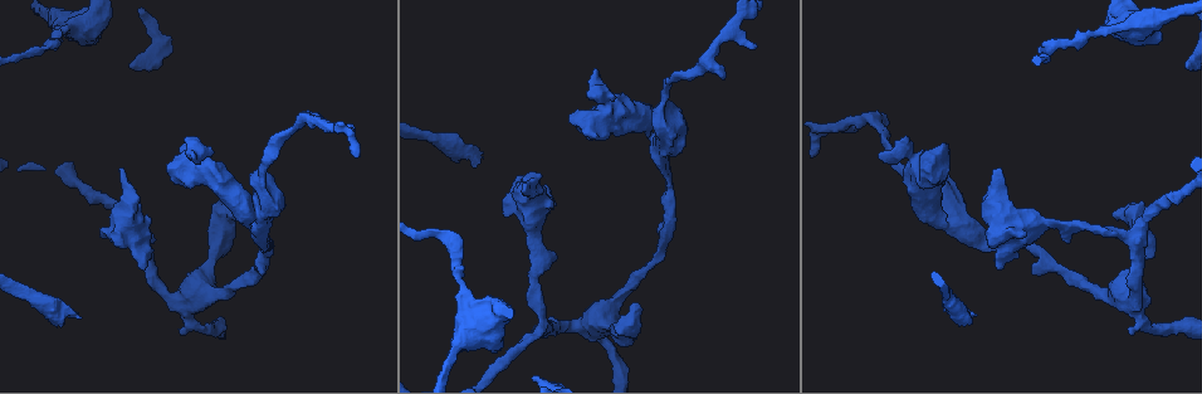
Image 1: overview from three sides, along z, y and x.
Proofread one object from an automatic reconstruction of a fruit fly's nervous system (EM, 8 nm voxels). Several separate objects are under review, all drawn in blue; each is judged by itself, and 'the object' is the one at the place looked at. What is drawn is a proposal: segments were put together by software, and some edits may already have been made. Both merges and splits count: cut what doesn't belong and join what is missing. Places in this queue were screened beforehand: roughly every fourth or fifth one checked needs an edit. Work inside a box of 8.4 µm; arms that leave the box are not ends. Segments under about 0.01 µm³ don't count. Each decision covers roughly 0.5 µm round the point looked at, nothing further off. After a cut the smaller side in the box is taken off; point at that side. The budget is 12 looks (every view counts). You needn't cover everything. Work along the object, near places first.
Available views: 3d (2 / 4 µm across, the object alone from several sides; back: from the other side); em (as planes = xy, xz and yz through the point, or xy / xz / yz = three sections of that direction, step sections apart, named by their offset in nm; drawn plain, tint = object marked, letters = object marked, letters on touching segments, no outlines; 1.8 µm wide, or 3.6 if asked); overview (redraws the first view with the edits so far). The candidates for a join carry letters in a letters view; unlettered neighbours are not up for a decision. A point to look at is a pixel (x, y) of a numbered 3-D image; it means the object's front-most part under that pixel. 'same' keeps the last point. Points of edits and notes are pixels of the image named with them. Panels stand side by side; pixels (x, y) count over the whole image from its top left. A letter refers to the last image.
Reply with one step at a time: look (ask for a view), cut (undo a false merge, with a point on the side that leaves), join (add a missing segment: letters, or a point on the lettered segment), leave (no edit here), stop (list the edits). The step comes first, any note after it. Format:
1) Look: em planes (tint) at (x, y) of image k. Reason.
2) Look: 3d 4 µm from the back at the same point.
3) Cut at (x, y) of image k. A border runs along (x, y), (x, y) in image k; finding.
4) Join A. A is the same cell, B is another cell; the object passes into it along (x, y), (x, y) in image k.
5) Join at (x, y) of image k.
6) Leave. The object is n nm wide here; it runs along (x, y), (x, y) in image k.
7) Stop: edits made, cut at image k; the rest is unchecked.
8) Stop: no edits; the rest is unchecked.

Look: em planes (letters) at (428, 235) of image 1. Narrows sharply.

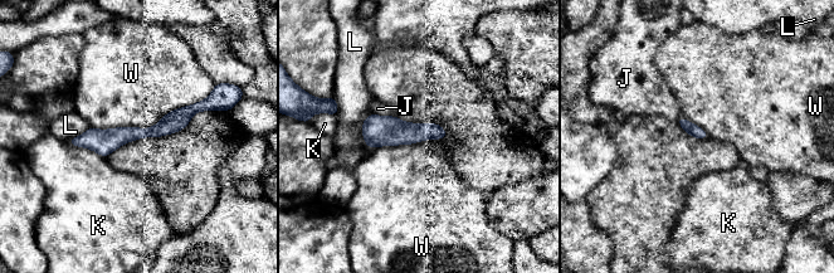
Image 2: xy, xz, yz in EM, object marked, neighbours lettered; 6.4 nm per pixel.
Leave. J, K, L and W are other cells; a border runs along (213, 89), (149, 127), (89, 127) in image 2; all the same neuron.

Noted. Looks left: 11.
Look: em 3.6 µm xz step 8 (tint) at (944, 146) of image 1. Free end.

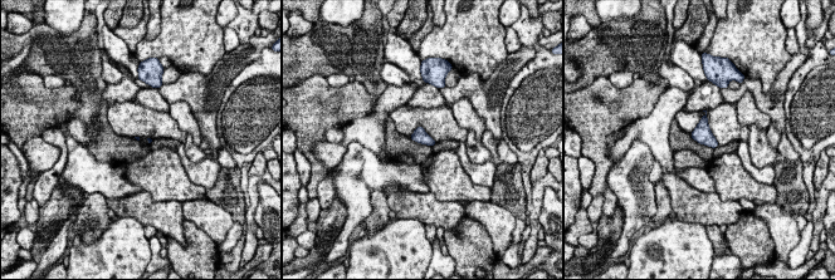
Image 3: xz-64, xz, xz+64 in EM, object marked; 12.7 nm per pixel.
Look: em 3.6 µm planes (letters) at the same point. Cut it another way.

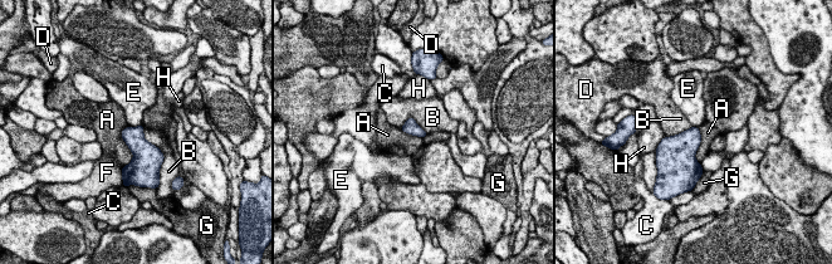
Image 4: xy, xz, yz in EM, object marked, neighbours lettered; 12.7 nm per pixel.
Leave. A, B, C, D, E, F, G and H are other cells; a border runs along (128, 126), (122, 167) in image 4; no lettered segment goes on from it.

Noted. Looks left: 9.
Look: em planes (plain) at (123, 169) of image 1. An open end.

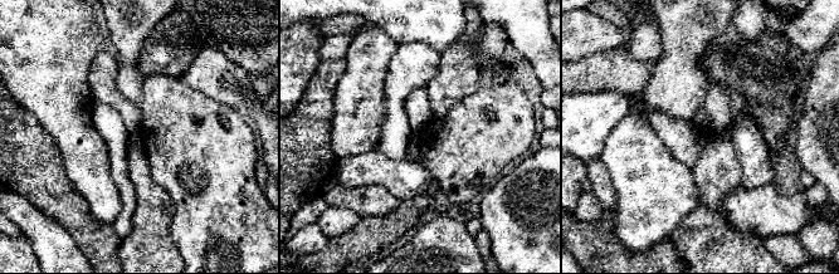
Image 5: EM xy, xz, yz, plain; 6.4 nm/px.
Look: em planes (tint) at the same point. Where the object lies.

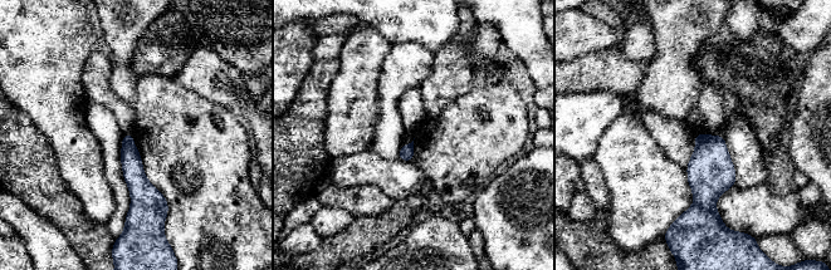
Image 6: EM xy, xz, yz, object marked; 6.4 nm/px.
Look: em planes (letters) at the same point. What lies round it.

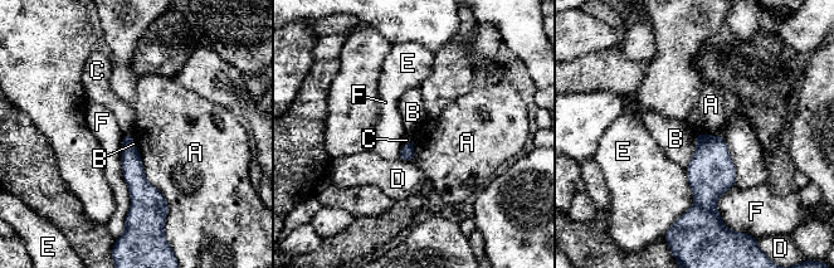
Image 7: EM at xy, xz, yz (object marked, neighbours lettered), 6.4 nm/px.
Leave. The longest contact is with F, 550 nm; A, B, C, D, E and F are other cells; no lettered segment goes on from it.

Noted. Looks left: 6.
Look: em xz step 16 (tint) at (62, 312) of image 1.

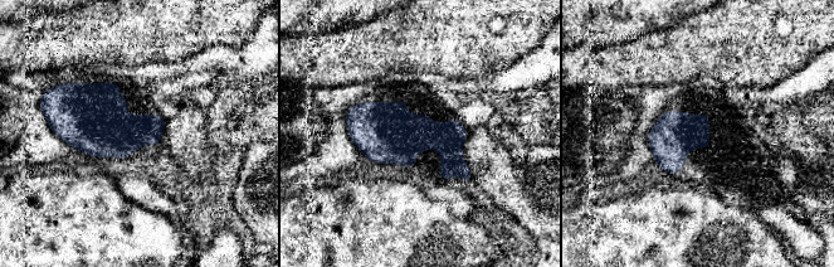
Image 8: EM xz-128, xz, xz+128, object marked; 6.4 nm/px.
Look: em planes (tint) at the same point.

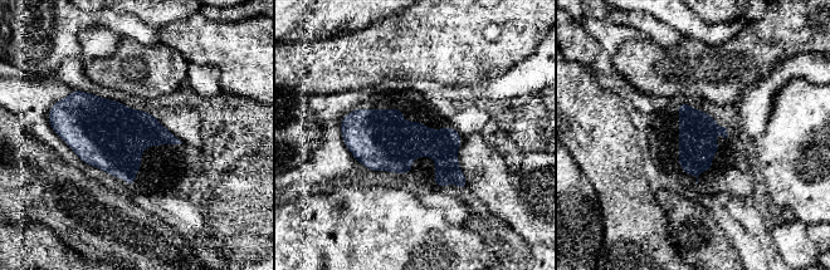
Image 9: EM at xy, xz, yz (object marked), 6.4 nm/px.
Look: em planes (letters) at the same point. What lies round it.

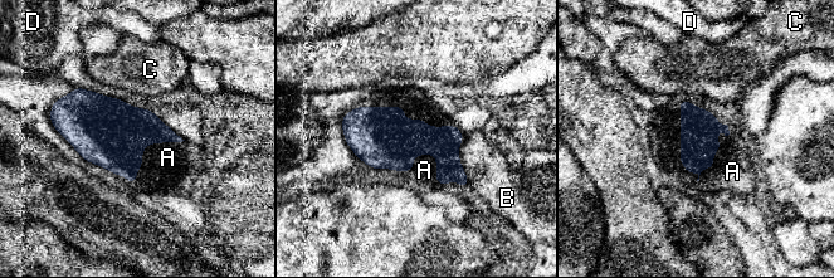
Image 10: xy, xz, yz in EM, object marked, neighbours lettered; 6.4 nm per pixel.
Join A. The object is 240 nm wide here; A is the same cell, B, C and D are other cells; it goes on there.

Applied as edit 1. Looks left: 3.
Stop: edits made, join at image 10; the rest is unchecked.

